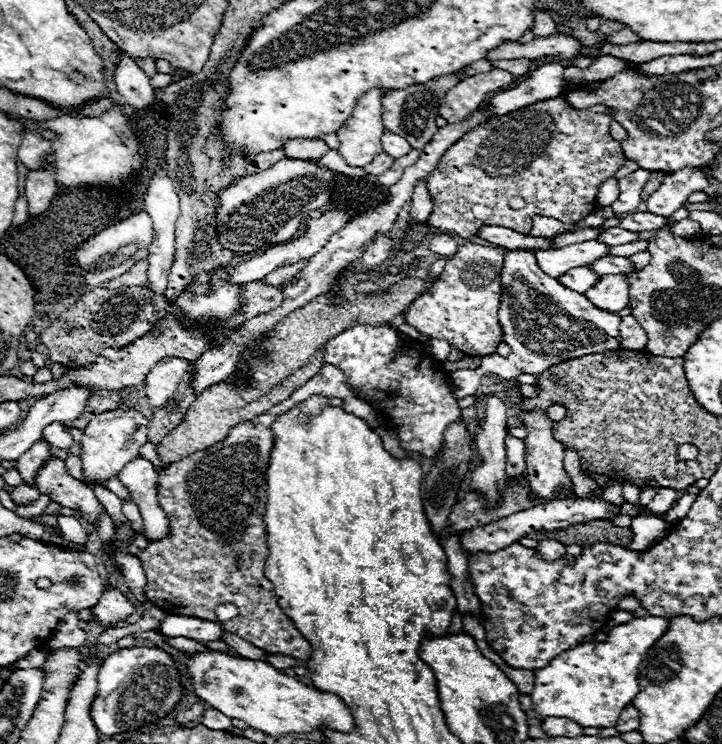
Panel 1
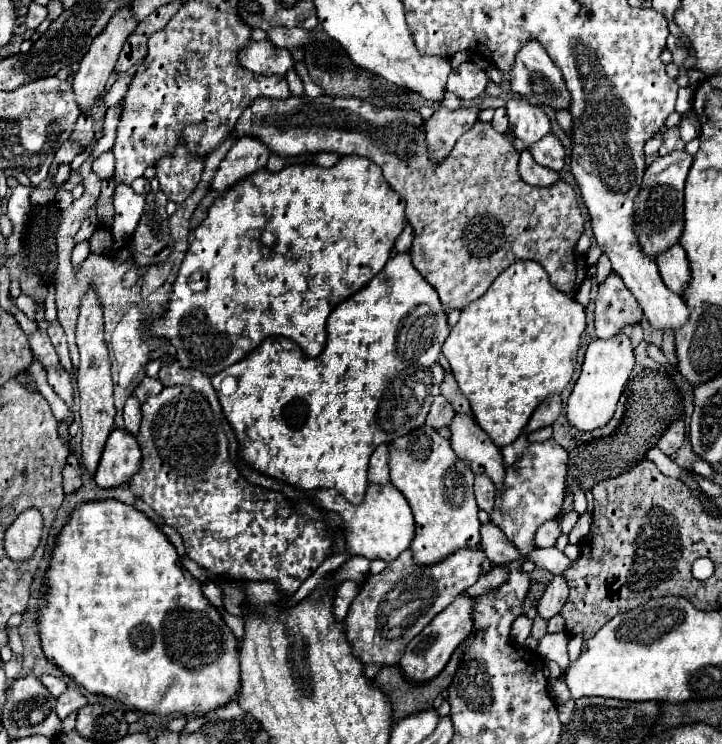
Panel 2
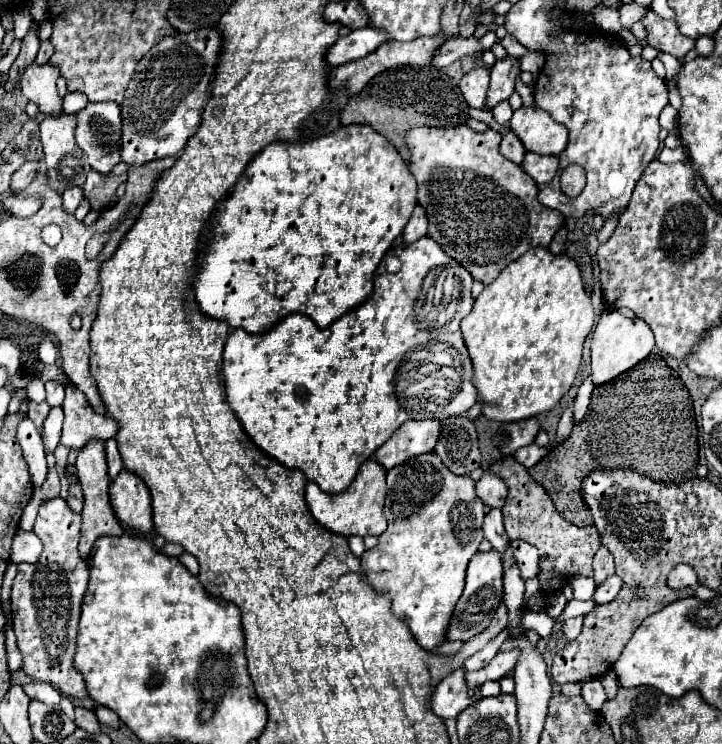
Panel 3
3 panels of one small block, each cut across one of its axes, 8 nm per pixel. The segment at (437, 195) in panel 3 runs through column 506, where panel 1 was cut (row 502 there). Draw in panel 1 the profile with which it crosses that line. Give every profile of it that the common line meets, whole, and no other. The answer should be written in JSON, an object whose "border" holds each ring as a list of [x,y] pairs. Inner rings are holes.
{"border":[[[326,362],[318,374],[270,412],[242,426],[234,426],[222,442],[198,450],[160,472],[158,502],[170,520],[170,536],[150,542],[148,548],[138,554],[148,578],[146,596],[164,612],[216,622],[222,630],[238,634],[266,654],[284,654],[296,660],[308,660],[312,646],[282,612],[274,596],[274,586],[264,576],[268,548],[262,514],[266,510],[266,468],[272,450],[270,424],[278,414],[312,394],[342,398],[348,412],[368,424],[382,424],[378,412],[366,402],[356,400],[350,392],[346,374]],[[224,602],[240,610],[240,614],[228,622],[220,622],[214,614],[214,608]]]}

